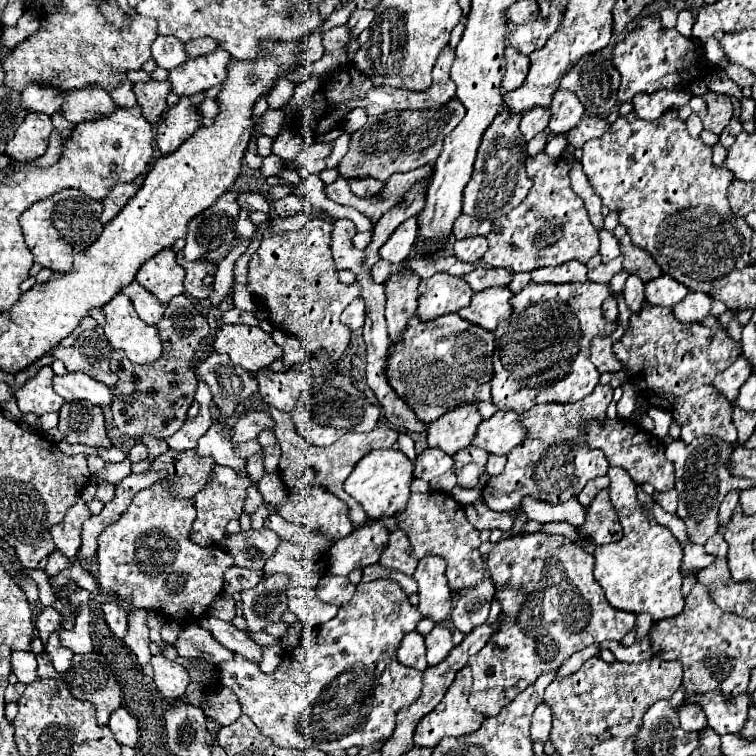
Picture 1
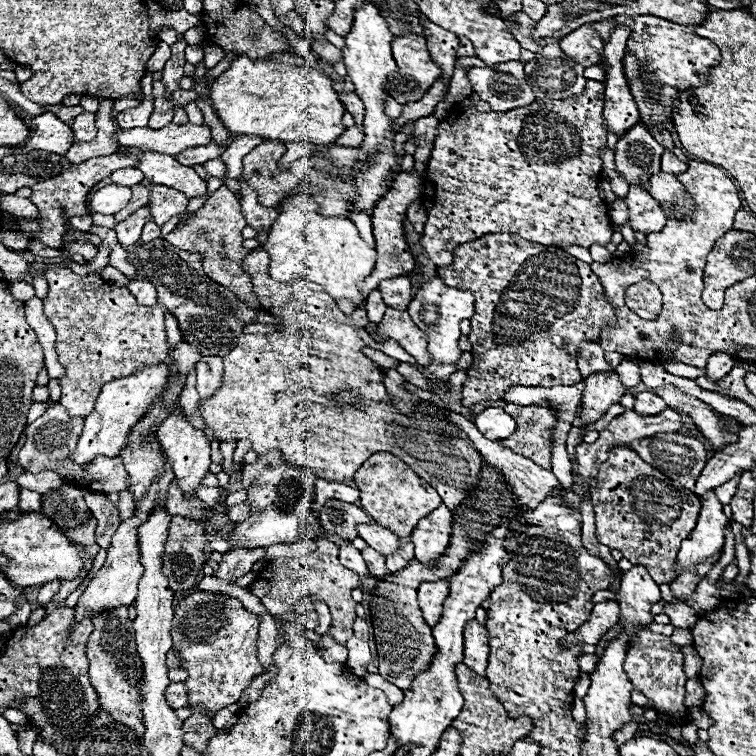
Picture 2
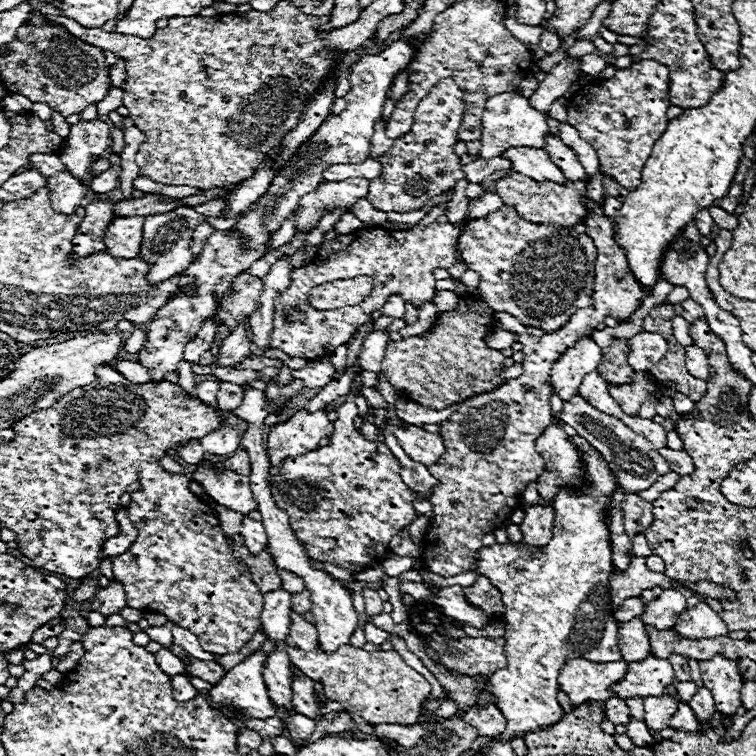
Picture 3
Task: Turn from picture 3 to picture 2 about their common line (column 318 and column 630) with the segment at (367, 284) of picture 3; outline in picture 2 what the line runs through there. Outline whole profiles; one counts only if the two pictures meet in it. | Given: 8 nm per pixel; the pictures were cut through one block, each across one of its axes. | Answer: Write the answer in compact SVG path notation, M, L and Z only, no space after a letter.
M638 282L624 292L626 306L642 318L656 318L662 308L662 294L652 282Z

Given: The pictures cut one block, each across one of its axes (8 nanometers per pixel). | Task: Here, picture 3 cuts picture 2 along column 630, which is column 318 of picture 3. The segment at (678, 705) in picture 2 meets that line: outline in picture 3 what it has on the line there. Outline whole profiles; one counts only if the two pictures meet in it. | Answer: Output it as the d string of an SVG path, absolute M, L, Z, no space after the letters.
M293 612L292 624L286 639L290 662L310 676L314 682L324 684L324 696L332 702L340 702L346 712L360 714L370 724L398 722L414 724L420 714L420 704L430 694L430 682L414 668L404 664L396 650L366 652L350 644L338 648L334 654L322 652L314 624L308 623L302 615Z

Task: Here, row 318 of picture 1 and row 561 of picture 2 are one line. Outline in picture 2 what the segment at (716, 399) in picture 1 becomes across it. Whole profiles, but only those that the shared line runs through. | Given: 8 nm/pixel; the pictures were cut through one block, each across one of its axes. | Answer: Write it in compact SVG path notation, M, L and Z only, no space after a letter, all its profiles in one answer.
M616 447L604 464L592 474L592 502L596 512L596 538L600 544L608 546L610 550L620 550L624 558L632 564L642 564L648 568L650 576L656 584L670 584L676 578L676 556L678 548L684 540L688 540L692 528L696 526L700 514L700 500L688 492L682 484L668 480L662 472L646 464L630 447Z

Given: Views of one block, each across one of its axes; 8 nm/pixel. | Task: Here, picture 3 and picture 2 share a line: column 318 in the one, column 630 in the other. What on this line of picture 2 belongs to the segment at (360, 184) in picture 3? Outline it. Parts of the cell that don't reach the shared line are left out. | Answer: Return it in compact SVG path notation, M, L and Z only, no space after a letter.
M630 186L626 194L626 204L630 210L630 224L636 232L660 232L666 224L666 214L658 200L654 200L644 188Z

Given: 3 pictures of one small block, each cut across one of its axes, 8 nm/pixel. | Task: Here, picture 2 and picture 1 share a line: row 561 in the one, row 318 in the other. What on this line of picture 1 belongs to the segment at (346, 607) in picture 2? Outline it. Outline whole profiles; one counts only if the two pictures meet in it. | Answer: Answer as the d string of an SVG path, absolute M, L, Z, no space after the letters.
M312 218L306 226L294 232L282 232L266 238L248 264L248 290L250 294L272 310L272 324L302 340L308 356L324 348L332 362L336 362L352 332L340 322L342 310L360 296L360 284L342 284L330 252L332 222Z

